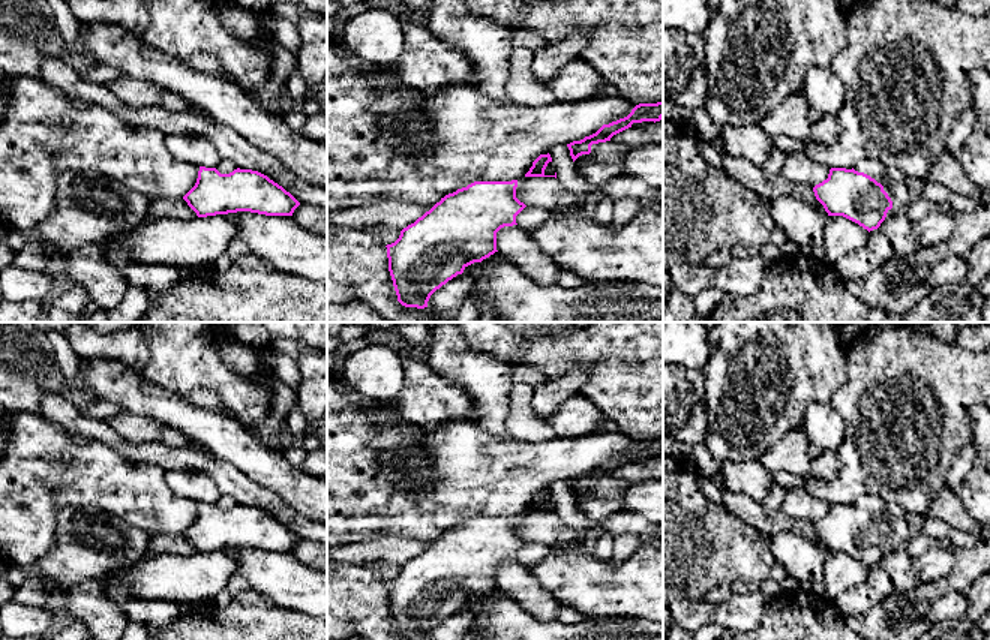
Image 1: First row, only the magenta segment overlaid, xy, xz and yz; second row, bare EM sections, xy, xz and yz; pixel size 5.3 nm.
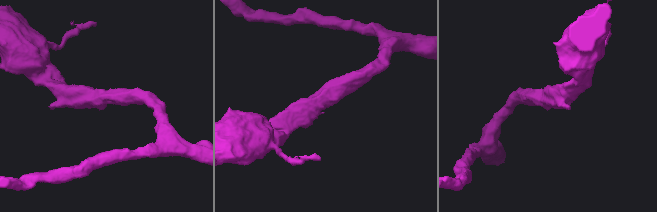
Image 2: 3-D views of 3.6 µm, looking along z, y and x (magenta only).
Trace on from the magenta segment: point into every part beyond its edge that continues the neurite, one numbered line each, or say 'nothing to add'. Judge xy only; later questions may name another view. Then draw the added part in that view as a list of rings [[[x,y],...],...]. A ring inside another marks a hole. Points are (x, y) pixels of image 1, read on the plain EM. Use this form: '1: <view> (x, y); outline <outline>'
nothing to add

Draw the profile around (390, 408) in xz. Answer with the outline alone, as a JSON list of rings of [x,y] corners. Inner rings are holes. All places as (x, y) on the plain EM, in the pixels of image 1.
[[[392,399],[388,402],[384,402],[384,403],[376,403],[374,402],[386,415],[398,420],[399,423],[396,424],[398,429],[406,429],[410,427],[411,424],[406,423],[402,417],[400,417],[400,411],[399,411],[399,406],[398,406],[398,402],[396,399]]]

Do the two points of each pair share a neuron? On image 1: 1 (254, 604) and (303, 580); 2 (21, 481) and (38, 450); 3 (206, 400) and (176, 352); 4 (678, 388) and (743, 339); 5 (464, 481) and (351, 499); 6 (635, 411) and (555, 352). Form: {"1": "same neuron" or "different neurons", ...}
{"1": "different neurons", "2": "same neuron", "3": "different neurons", "4": "different neurons", "5": "same neuron", "6": "same neuron"}

